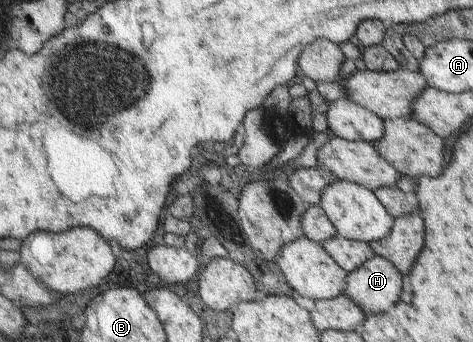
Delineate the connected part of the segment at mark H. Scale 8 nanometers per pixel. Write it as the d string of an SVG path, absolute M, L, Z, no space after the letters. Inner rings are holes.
M374 255L360 268L347 274L343 294L361 306L365 317L385 312L399 300L402 275L389 259Z

